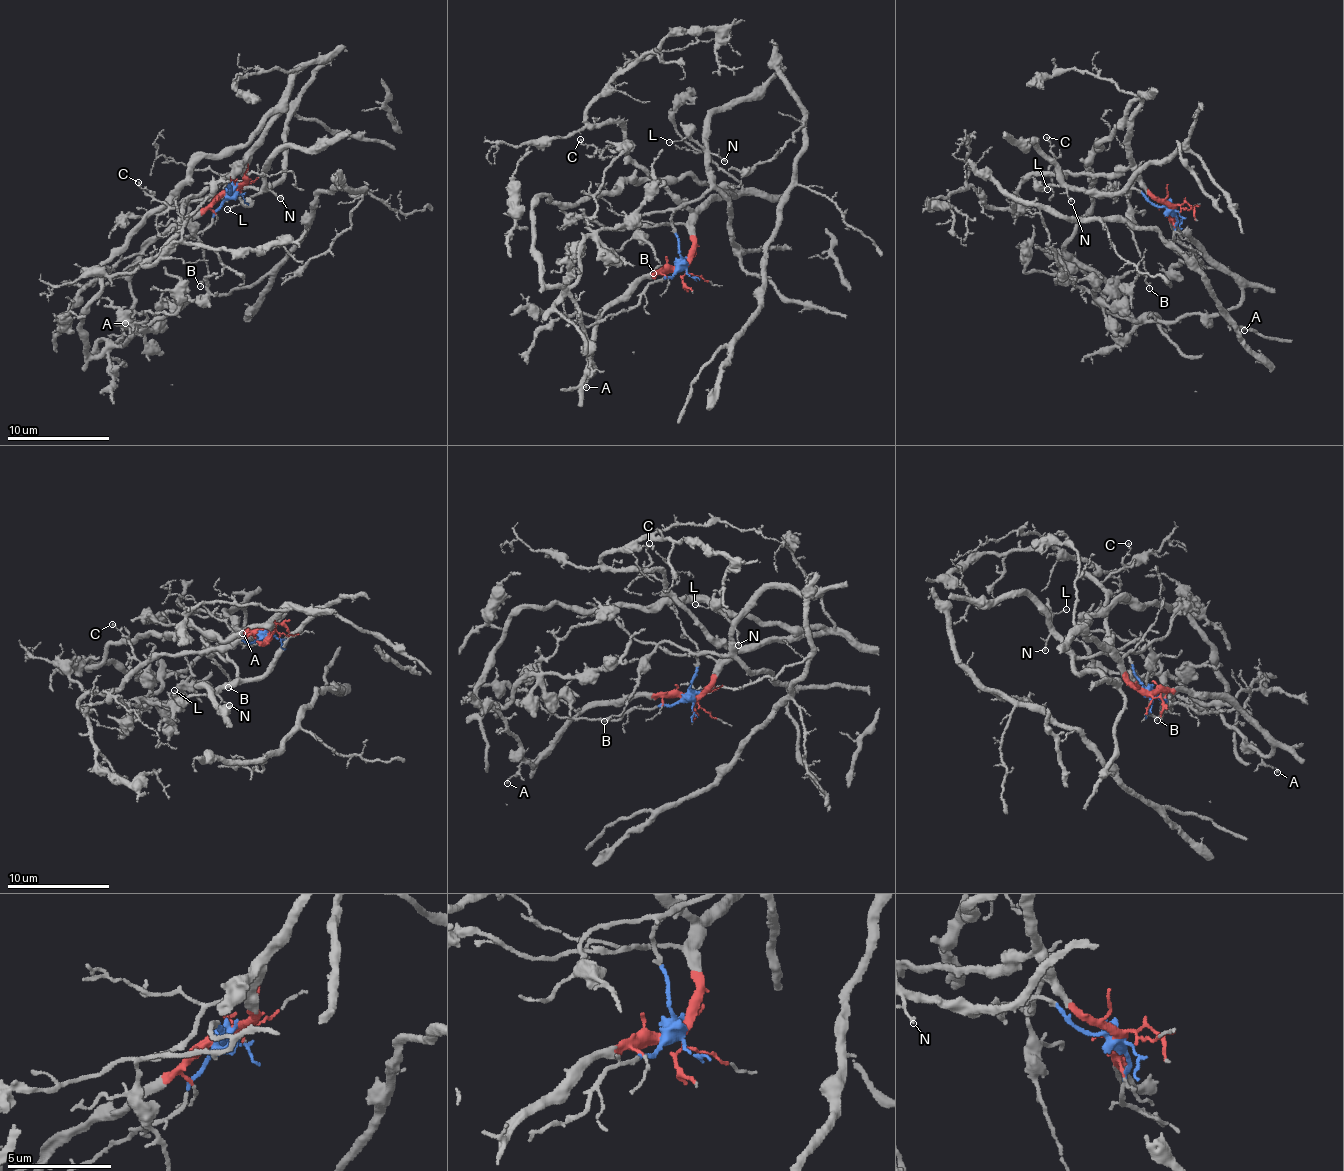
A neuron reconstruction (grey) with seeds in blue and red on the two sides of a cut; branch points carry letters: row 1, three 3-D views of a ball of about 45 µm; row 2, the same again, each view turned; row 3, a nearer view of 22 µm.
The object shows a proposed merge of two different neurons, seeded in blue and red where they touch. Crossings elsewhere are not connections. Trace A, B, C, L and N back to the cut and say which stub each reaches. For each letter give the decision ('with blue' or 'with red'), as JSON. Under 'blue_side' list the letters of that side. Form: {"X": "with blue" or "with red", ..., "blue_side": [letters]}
{"A": "with red", "B": "with blue", "C": "with red", "L": "with blue", "N": "with blue", "blue_side": ["B", "L", "N"]}

